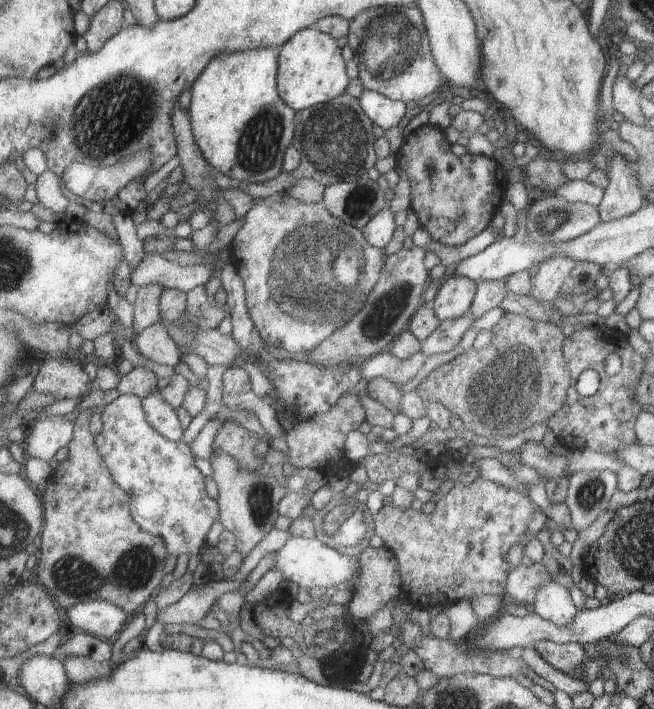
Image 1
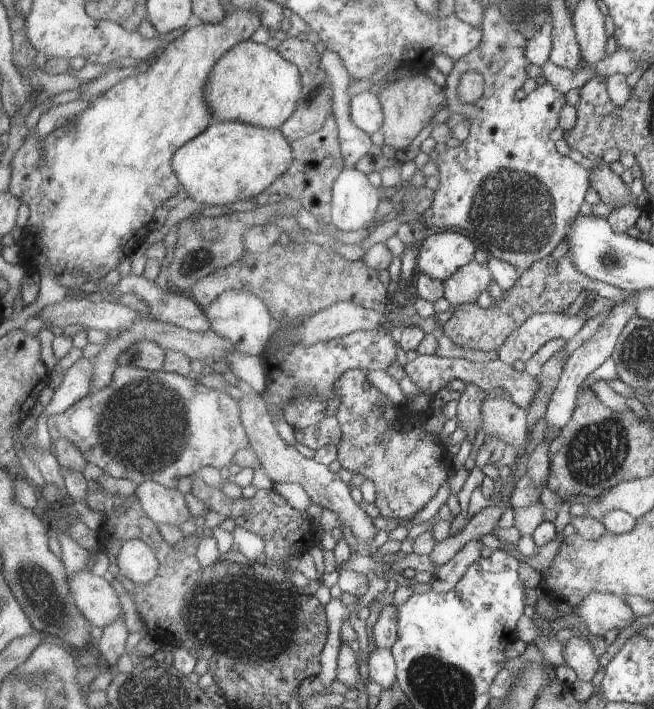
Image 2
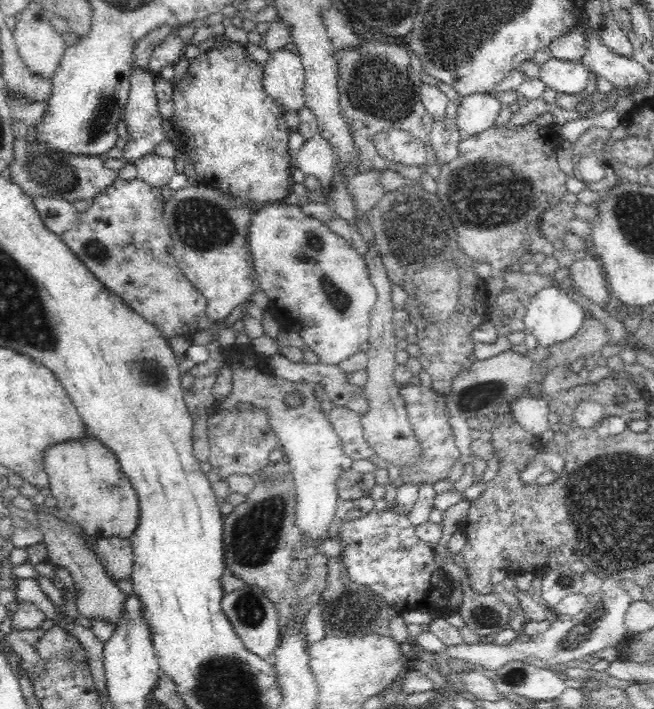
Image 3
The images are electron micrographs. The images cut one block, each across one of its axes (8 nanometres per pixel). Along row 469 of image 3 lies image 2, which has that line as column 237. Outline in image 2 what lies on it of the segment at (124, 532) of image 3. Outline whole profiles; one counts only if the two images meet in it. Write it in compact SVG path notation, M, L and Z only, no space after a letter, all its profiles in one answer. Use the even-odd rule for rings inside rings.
M248 39L236 44L212 68L204 88L204 100L212 121L242 122L279 129L291 118L299 104L303 84L300 73L292 61L284 60L276 49L270 49L264 43Z

